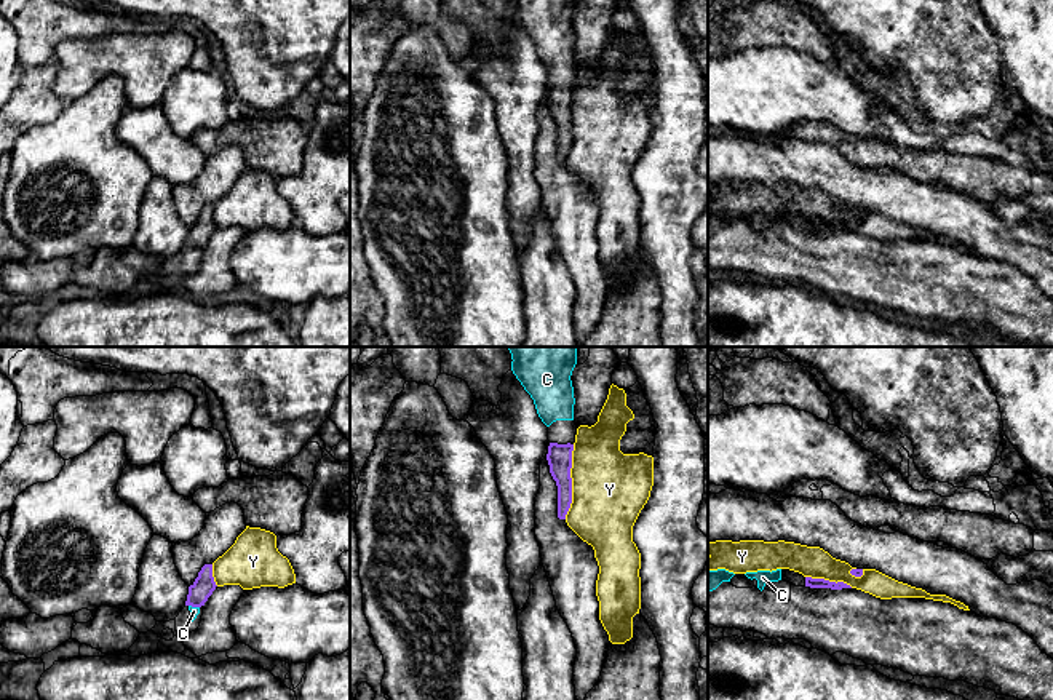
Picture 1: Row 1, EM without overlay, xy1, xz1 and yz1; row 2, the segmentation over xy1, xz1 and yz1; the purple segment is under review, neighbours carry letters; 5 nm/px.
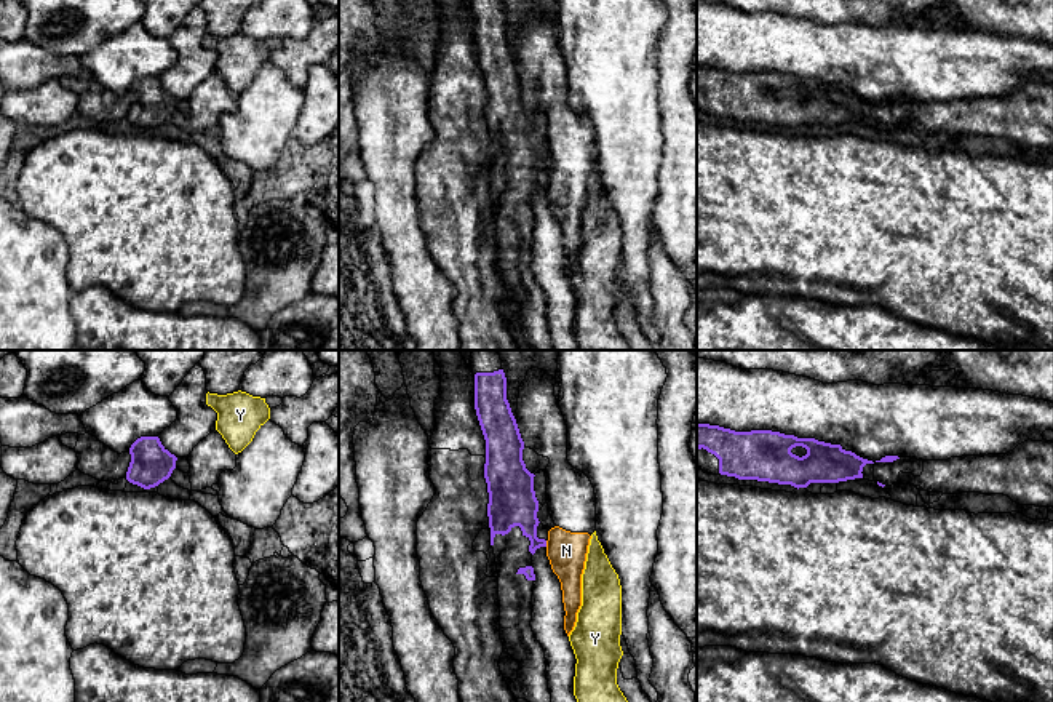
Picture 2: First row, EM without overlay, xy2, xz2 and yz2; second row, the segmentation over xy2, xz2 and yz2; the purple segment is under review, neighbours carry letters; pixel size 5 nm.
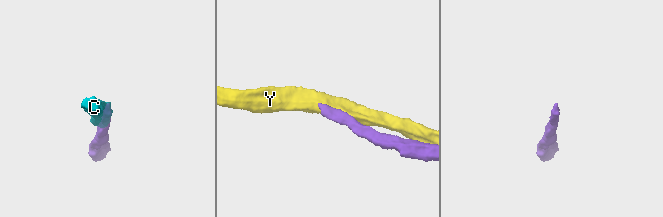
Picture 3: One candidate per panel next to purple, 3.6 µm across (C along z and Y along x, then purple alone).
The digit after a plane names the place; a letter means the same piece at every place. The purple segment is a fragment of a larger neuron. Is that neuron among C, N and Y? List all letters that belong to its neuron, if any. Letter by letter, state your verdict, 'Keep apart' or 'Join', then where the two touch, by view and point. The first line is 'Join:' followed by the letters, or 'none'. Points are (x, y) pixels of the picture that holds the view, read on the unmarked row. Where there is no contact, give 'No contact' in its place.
Join: C
C: Join. Touches purple at xy1 (194, 248)
N: Keep apart. Touches purple at xz2 (545, 186)
Y: Keep apart. Touches purple at xz1 (571, 123)

